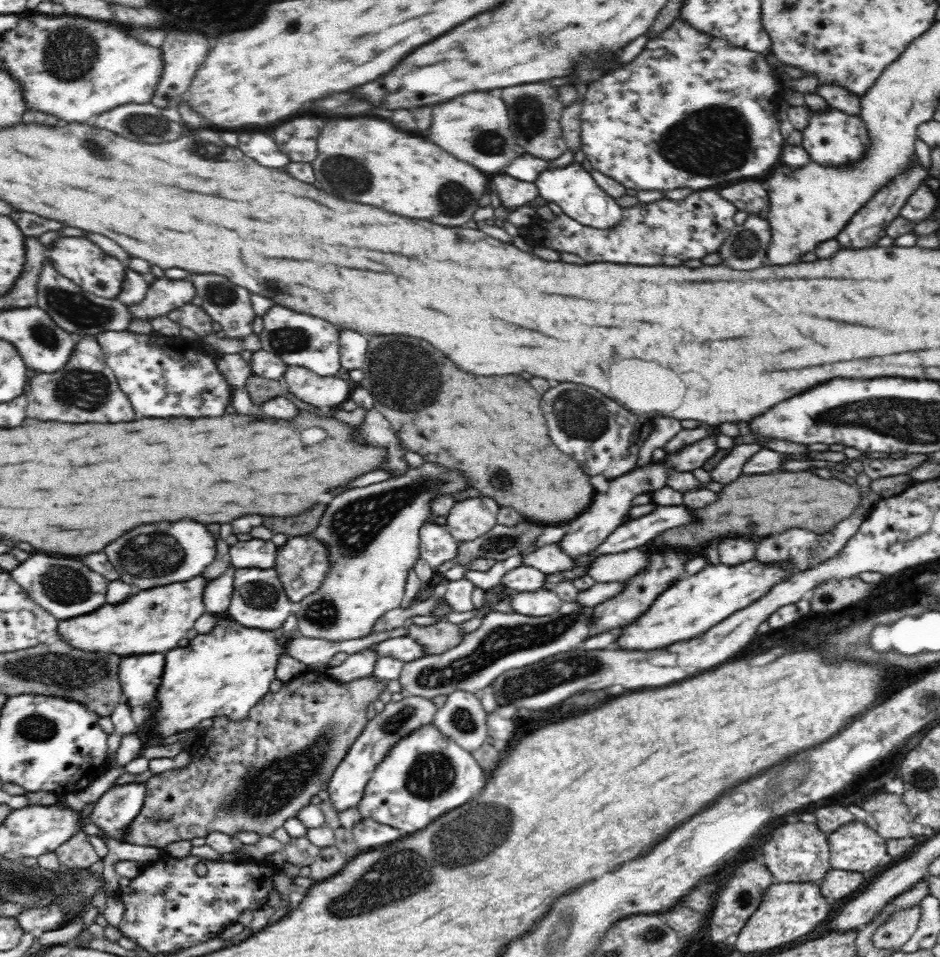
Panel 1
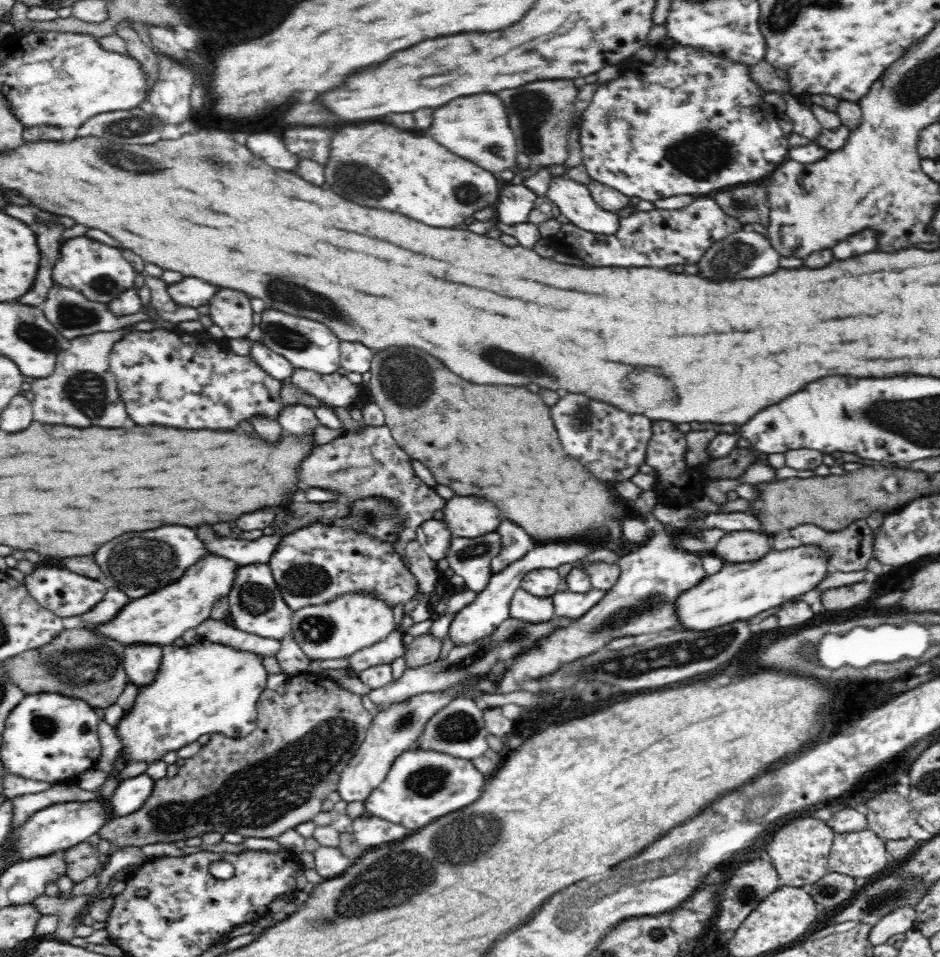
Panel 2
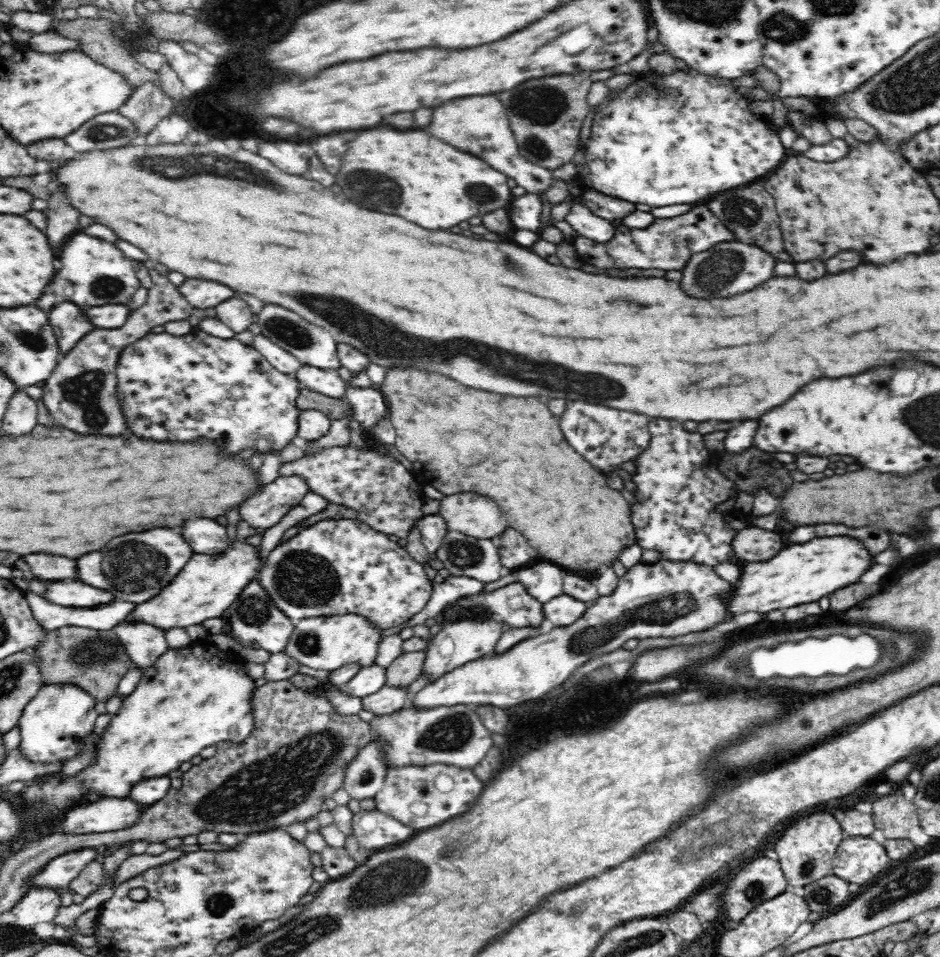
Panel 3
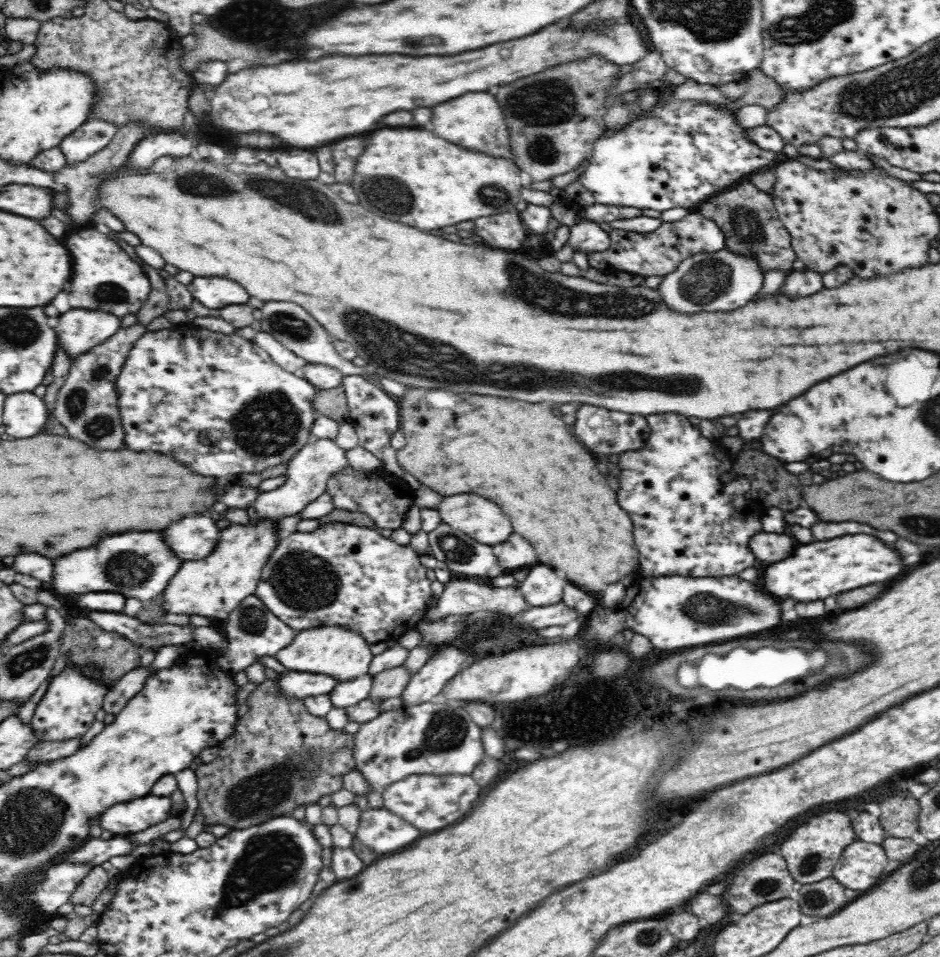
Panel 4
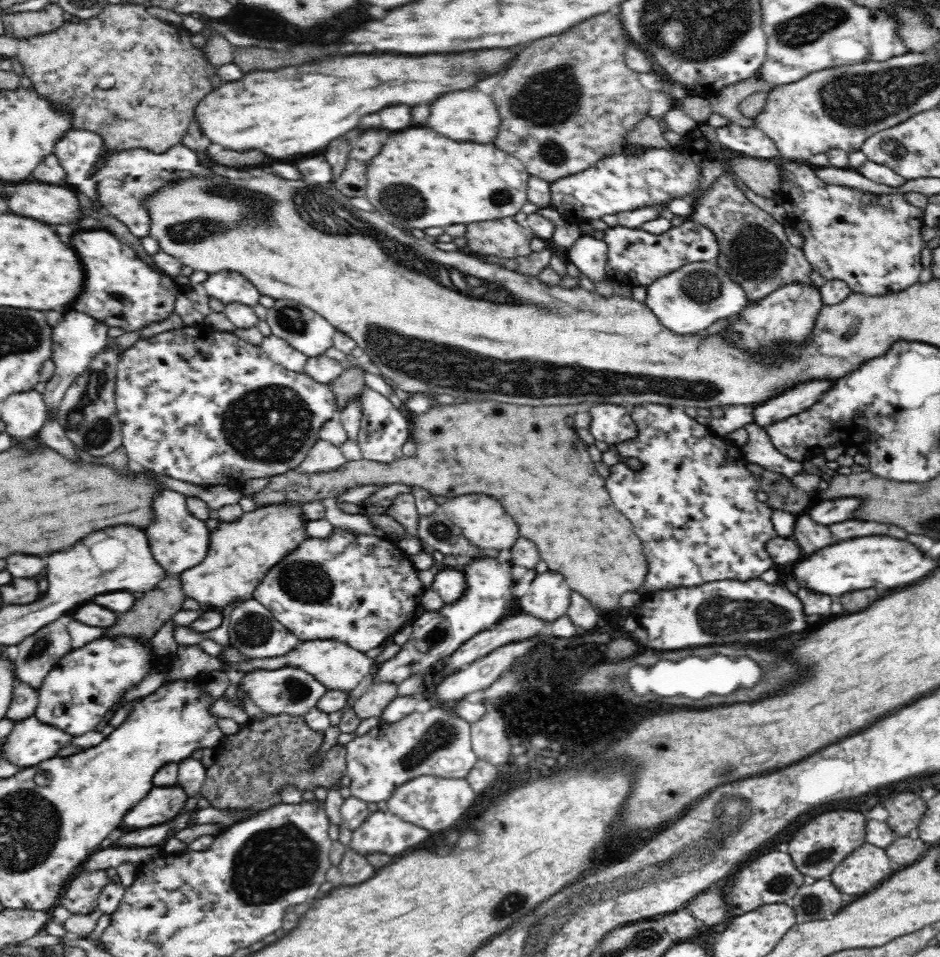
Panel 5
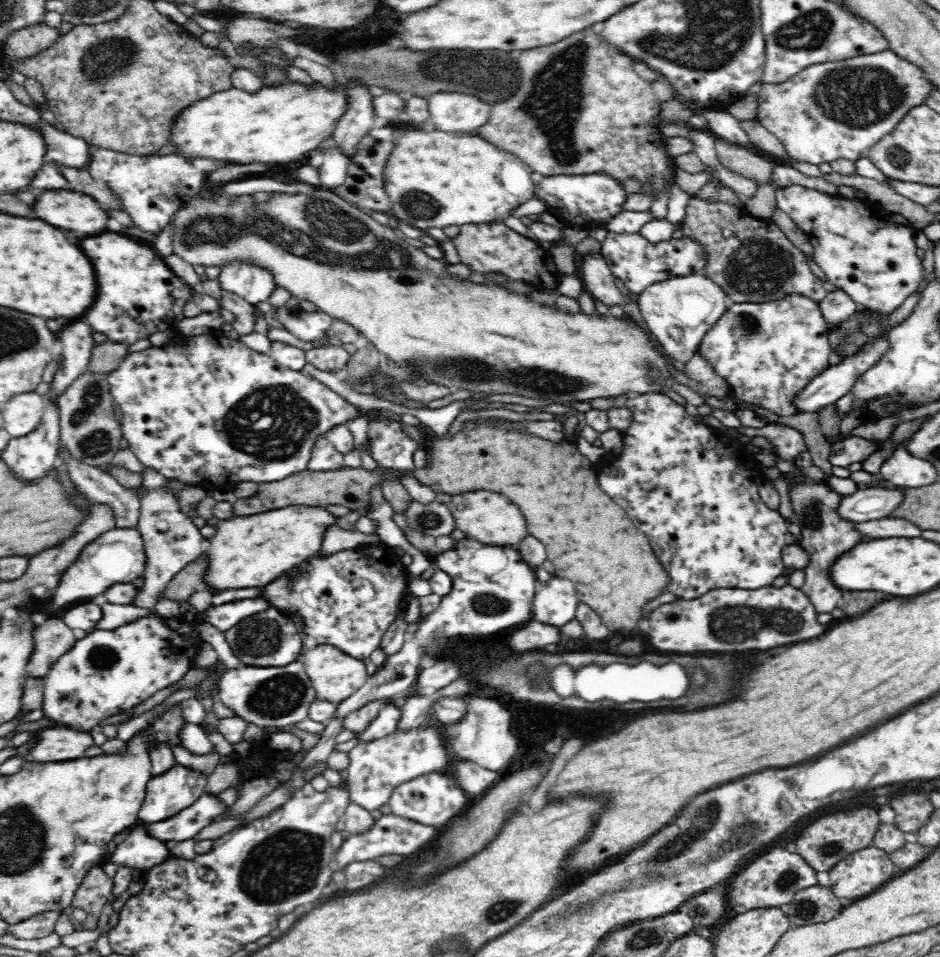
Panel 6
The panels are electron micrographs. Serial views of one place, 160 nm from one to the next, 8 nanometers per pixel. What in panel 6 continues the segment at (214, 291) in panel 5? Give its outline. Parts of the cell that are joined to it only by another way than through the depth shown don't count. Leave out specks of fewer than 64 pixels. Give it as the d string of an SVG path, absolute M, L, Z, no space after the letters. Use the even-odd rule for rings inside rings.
M230 262L222 266L218 277L222 289L239 294L246 302L256 305L268 301L278 288L273 274L261 266L244 262Z

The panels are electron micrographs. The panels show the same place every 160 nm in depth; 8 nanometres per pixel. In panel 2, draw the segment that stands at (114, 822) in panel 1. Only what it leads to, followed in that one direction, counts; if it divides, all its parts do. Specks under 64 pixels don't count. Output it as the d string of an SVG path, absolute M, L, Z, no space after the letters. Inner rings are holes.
M144 772L120 782L108 798L113 816L128 816L142 808L150 796L154 781Z

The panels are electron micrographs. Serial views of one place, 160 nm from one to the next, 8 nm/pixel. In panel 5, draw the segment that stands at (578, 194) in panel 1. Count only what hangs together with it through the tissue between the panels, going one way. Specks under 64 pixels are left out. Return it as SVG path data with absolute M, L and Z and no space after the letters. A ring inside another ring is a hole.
M582 235L574 241L574 244L571 244L571 247L565 252L565 256L567 261L575 264L579 272L592 283L608 280L606 241Z

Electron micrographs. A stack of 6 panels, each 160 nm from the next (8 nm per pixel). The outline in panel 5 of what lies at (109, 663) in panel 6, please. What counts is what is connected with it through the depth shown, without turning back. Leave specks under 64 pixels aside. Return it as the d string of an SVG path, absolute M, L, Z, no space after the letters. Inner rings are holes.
M106 636L74 648L62 656L43 680L38 691L35 717L72 736L94 731L104 715L124 704L128 691L135 689L155 671L168 670L172 658L166 659L153 651L153 639L134 639L133 636Z

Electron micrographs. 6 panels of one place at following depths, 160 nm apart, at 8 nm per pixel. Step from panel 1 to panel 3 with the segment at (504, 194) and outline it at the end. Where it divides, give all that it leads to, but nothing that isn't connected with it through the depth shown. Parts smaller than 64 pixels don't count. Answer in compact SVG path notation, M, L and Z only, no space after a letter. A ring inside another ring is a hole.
M524 194L520 198L514 198L509 204L511 223L520 230L530 230L539 233L542 229L542 201L534 194Z

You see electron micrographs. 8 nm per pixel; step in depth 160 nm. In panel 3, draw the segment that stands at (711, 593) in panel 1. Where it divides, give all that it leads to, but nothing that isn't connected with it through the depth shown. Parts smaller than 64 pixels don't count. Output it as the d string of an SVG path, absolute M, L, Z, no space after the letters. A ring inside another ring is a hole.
M850 536L814 538L806 544L794 544L768 562L747 563L740 576L740 586L729 602L729 612L738 616L744 612L763 612L790 608L798 604L816 602L838 588L850 586L872 568L870 552L860 540Z

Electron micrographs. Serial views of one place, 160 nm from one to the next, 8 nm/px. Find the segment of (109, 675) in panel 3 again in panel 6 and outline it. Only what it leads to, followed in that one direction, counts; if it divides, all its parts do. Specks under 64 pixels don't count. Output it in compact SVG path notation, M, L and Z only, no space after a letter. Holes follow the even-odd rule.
M202 552L194 562L186 564L169 583L167 589L161 594L172 600L187 601L194 592L206 590L205 574L209 569L209 554Z

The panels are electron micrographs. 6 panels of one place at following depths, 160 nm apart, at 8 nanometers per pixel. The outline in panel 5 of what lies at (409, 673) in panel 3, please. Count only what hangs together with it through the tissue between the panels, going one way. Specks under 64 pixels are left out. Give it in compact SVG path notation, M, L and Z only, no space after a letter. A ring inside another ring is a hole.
M378 683L372 685L353 706L353 711L360 720L379 717L388 703L396 697L396 685Z

